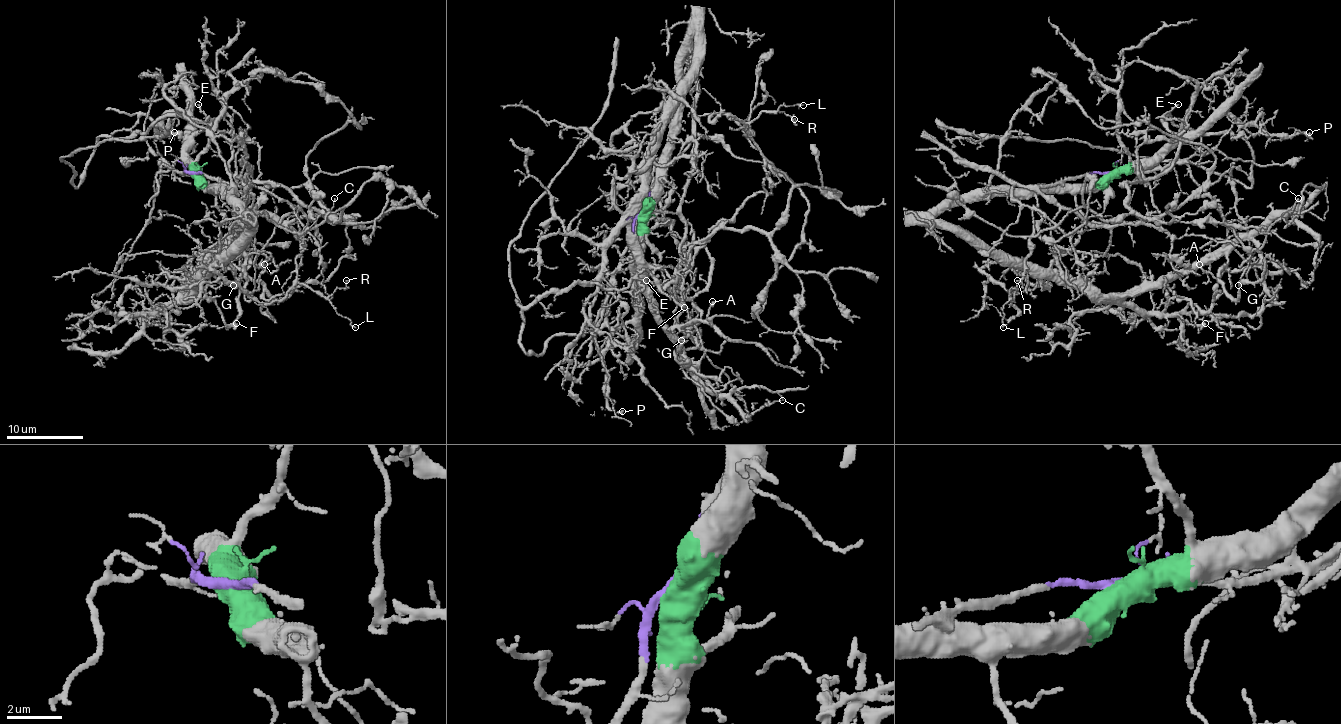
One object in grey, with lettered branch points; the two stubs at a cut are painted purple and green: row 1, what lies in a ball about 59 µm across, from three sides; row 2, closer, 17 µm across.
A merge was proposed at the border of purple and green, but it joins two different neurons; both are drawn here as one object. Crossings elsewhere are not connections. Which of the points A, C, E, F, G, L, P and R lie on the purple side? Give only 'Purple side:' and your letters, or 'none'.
Purple side: L, R

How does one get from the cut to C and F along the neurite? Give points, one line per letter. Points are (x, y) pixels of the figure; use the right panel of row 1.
C: (1111, 172), (1036, 196), (1040, 234), (1063, 250), (1051, 267), (1102, 294), (1196, 271), (1291, 221), (1298, 197)
F: (1111, 172), (1046, 186), (1036, 199), (1042, 236), (1063, 250), (1051, 267), (1102, 294), (1163, 280), (1206, 323)

